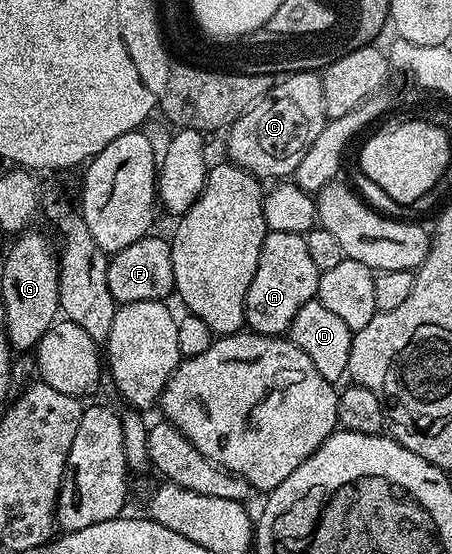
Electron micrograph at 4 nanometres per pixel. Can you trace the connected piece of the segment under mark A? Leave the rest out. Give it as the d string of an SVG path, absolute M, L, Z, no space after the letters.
M269 231L259 253L259 265L251 289L247 289L245 327L254 335L284 336L295 313L316 296L320 276L315 261L311 261L304 235Z

